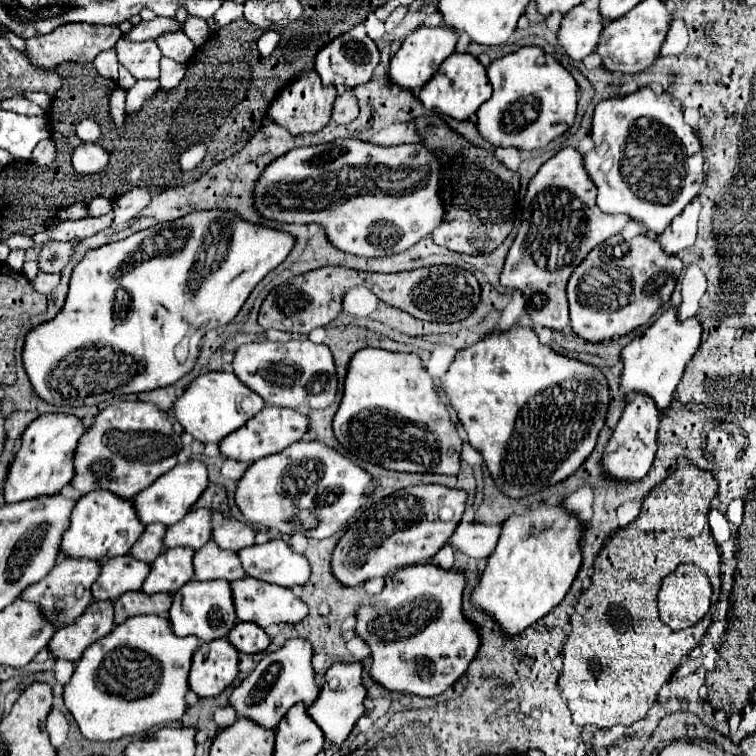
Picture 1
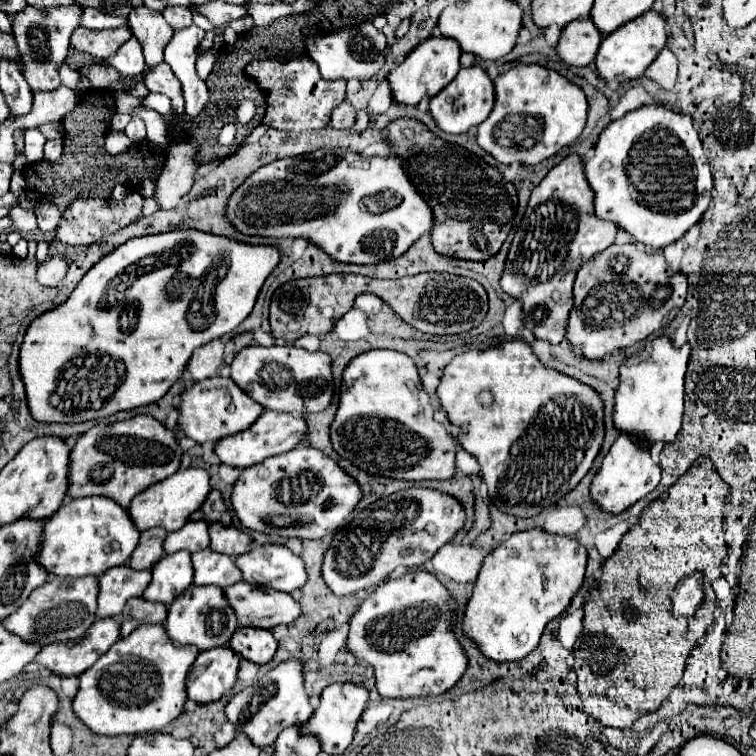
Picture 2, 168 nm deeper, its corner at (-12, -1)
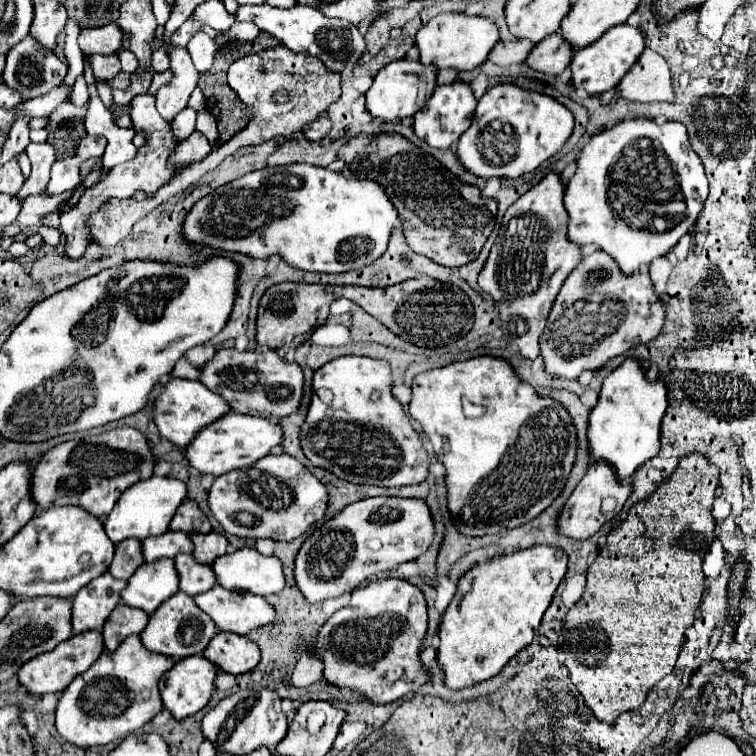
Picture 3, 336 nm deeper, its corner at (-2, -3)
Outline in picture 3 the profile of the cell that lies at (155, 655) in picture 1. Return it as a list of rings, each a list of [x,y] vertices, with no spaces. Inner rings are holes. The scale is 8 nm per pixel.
[[[130,635],[114,653],[104,651],[88,671],[62,691],[56,707],[58,733],[78,747],[98,747],[124,739],[164,709],[158,681],[172,665],[172,657],[148,651],[138,635]]]

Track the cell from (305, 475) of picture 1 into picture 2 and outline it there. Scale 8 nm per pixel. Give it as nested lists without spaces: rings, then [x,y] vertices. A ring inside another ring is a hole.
[[[304,447],[244,469],[234,483],[230,503],[246,529],[280,537],[322,539],[344,523],[360,497],[362,491],[358,483],[348,477],[336,461],[318,449]],[[278,517],[282,517],[286,525],[276,525]]]

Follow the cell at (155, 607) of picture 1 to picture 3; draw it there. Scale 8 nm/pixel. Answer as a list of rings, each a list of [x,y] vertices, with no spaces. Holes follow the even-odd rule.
[[[118,605],[110,613],[110,619],[106,621],[102,635],[104,635],[104,647],[108,651],[114,651],[128,635],[142,633],[148,625],[148,613],[142,609],[134,609],[128,605]]]

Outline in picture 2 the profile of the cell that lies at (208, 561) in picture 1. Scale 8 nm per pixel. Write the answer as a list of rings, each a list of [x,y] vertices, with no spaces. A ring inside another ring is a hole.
[[[212,549],[192,553],[194,567],[194,585],[218,585],[228,587],[242,581],[240,569],[234,565],[234,559],[220,555]]]

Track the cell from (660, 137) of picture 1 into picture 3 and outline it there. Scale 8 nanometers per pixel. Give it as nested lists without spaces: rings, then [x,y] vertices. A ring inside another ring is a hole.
[[[624,119],[610,129],[592,135],[586,149],[578,157],[578,169],[566,185],[564,205],[570,213],[568,239],[582,245],[598,245],[602,251],[612,255],[624,275],[650,265],[652,259],[666,255],[682,235],[690,231],[702,203],[708,195],[708,181],[704,165],[690,147],[686,127],[682,123],[666,121],[662,125],[650,119]]]

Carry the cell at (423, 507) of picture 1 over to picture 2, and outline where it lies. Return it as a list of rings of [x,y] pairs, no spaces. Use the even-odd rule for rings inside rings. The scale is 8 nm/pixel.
[[[412,487],[382,497],[374,507],[356,513],[334,533],[322,563],[324,583],[332,593],[342,597],[384,583],[396,567],[424,567],[424,563],[462,529],[464,517],[462,505],[452,495],[434,489]],[[358,537],[372,537],[370,547],[360,543]]]

